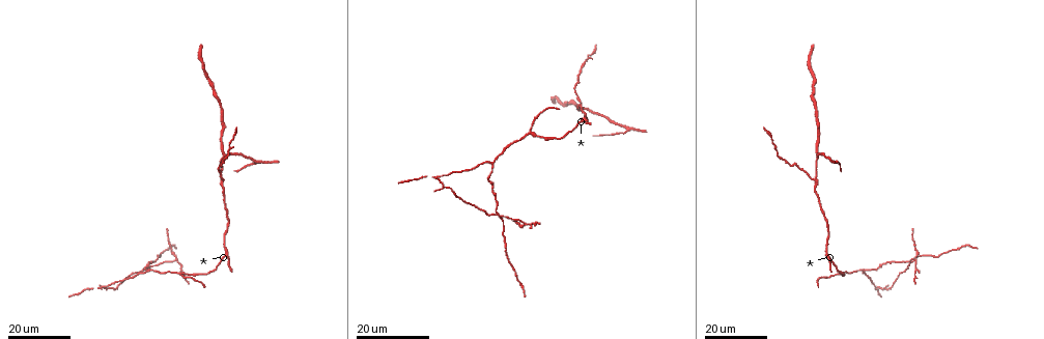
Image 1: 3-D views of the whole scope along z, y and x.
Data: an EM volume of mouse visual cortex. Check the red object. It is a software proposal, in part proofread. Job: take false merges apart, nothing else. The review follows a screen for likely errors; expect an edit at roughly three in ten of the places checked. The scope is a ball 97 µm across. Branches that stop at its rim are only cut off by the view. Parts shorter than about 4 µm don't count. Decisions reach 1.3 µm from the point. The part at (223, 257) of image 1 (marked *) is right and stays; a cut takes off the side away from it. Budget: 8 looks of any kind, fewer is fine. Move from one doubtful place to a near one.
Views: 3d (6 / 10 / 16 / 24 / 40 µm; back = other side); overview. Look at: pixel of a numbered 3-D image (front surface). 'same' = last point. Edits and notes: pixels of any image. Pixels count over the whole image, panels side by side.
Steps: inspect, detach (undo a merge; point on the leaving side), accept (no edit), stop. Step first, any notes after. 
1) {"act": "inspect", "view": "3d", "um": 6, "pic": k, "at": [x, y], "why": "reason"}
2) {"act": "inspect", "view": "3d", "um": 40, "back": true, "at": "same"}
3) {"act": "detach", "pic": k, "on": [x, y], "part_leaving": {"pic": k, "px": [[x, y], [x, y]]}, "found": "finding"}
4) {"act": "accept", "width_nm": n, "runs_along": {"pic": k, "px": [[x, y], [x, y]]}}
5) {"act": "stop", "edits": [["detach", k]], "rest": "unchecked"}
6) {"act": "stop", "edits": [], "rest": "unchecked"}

{"act": "inspect", "view": "3d", "um": 16, "pic": 1, "at": [814, 178], "why": "arms part here"}

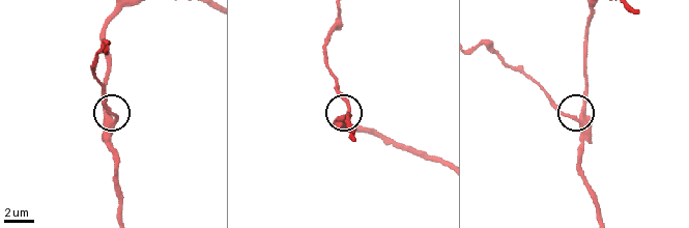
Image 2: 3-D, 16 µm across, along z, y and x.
{"act": "inspect", "view": "3d", "um": 6, "pic": 2, "at": [113, 119], "why": "closer look"}

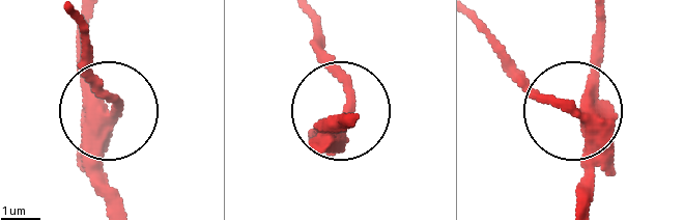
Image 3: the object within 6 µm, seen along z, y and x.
{"act": "detach", "pic": 3, "on": [112, 101], "arms": 3, "part_leaving": {"pic": 3, "px": [[97, 129], [114, 100], [75, 23]]}, "found": "two cells meet here"}

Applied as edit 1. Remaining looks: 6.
{"act": "inspect", "view": "overview", "why": "redraw"}

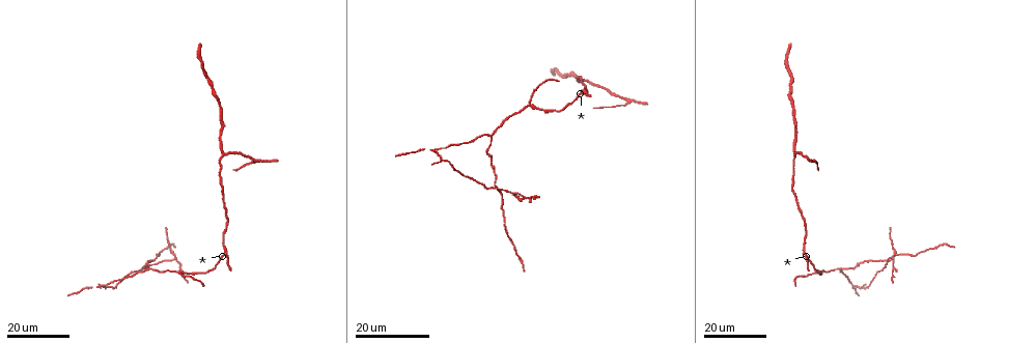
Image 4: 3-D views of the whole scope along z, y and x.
{"act": "inspect", "view": "3d", "um": 16, "pic": 4, "at": [530, 103], "why": "three arms meet"}

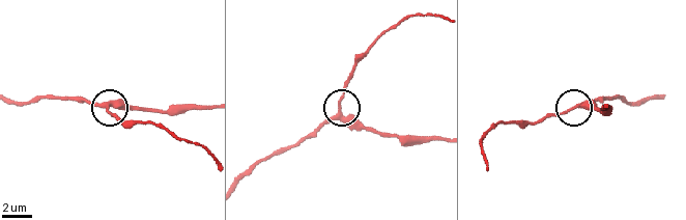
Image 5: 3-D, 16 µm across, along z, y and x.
{"act": "inspect", "view": "3d", "um": 10, "pic": 5, "at": [339, 114]}

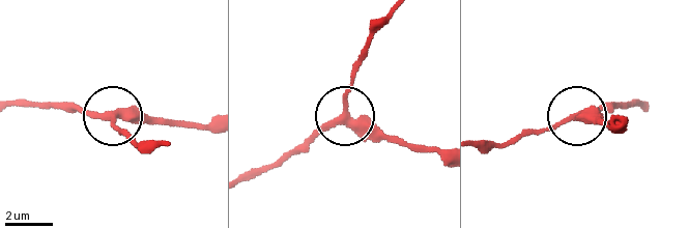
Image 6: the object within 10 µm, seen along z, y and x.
{"act": "accept", "side_arm_um": 14, "runs_along": {"pic": 6, "px": [[442, 149], [395, 143], [353, 125], [344, 108], [353, 62]]}, "found": "continuous, no second cell"}

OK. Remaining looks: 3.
{"act": "inspect", "view": "3d", "um": 24, "pic": 4, "at": [261, 161]}

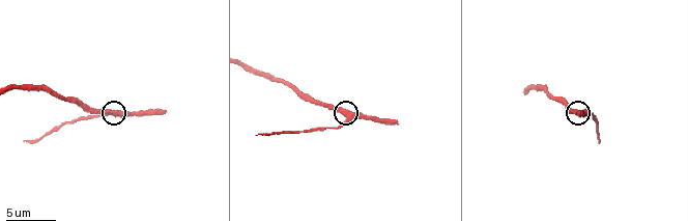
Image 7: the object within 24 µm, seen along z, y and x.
{"act": "inspect", "view": "3d", "um": 6, "pic": 7, "at": [347, 119]}

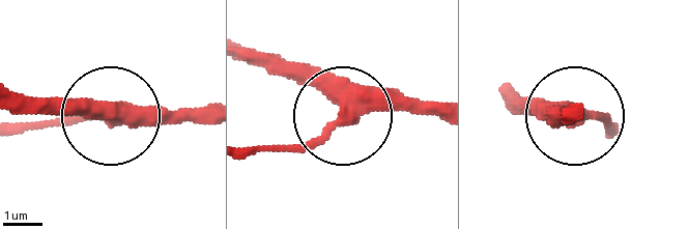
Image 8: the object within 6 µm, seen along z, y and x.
{"act": "inspect", "view": "3d", "um": 6, "back": true, "pic": 8, "at": [344, 120]}

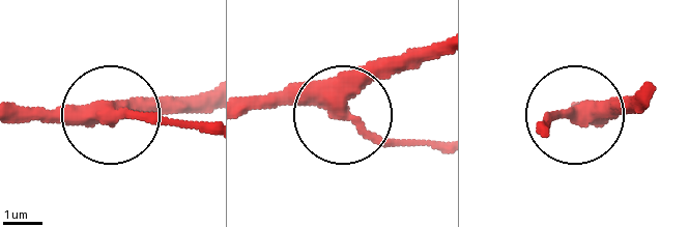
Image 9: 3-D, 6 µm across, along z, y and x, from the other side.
{"act": "detach", "pic": 9, "on": [171, 122], "part_leaving": {"pic": 9, "px": [[127, 114], [203, 124]]}, "found": "two cells meet here"}

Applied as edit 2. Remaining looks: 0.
{"act": "stop", "edits": [["detach", 3], ["detach", 9]], "rest": "unchecked"}

